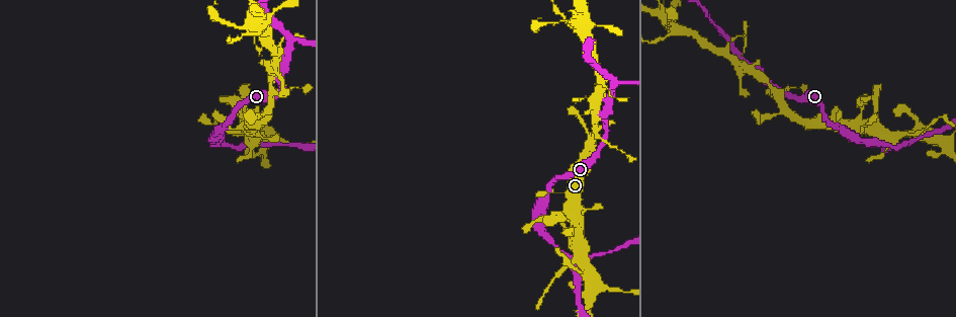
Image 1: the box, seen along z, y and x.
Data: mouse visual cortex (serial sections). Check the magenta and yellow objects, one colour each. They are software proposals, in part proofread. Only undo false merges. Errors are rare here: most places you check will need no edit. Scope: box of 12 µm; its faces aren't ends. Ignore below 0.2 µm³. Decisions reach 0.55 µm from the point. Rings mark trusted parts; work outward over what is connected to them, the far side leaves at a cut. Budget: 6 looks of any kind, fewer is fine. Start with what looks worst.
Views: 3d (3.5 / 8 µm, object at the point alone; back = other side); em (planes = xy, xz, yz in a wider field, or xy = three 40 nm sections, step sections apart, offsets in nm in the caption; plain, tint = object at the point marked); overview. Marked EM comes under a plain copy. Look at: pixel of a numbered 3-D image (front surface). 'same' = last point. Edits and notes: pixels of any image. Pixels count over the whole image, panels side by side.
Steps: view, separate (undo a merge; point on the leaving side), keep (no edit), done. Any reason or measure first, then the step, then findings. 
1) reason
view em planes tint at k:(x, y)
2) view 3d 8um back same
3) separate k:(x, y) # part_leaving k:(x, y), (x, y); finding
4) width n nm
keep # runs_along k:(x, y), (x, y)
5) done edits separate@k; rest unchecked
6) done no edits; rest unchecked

arms part here
view em xy step 2 tint at 1:(907, 144)

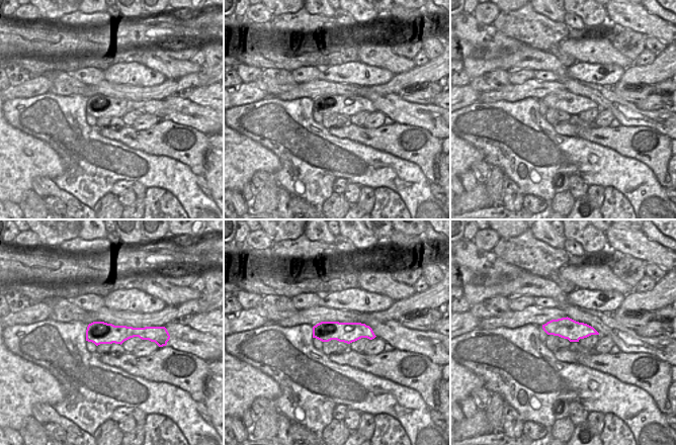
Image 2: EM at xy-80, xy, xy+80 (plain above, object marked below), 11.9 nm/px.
see where the arms go
view 3d 3.5um same

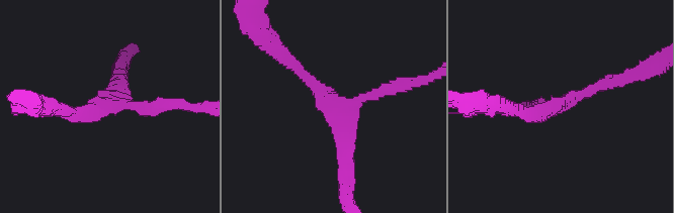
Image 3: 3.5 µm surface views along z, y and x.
arm_widths 200, 200, 200 nm
keep # runs_along 2:(154, 330), (93, 334), (88, 338); continuous, no second cell

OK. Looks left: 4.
abrupt turn
view 3d 3.5um at 1:(288, 38)

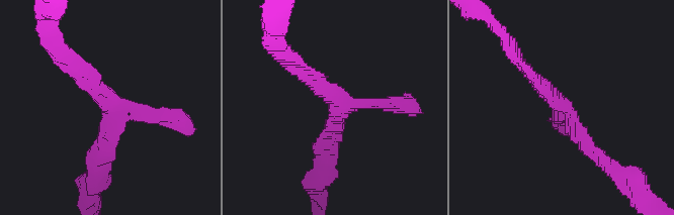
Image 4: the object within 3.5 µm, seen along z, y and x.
view em xy step 3 tint at 4:(112, 108)

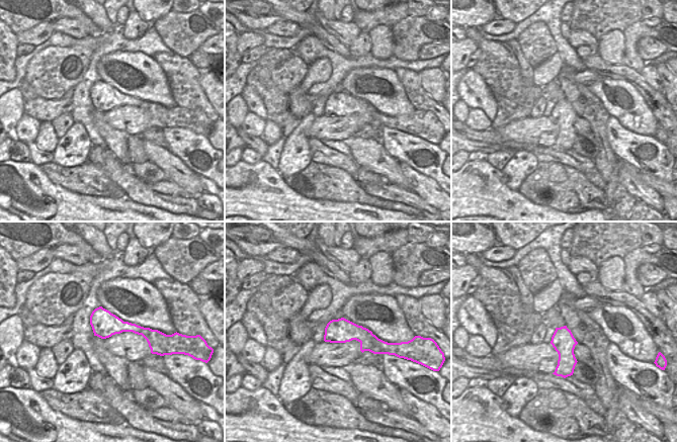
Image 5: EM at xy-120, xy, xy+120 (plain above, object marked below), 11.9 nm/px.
view em planes tint same

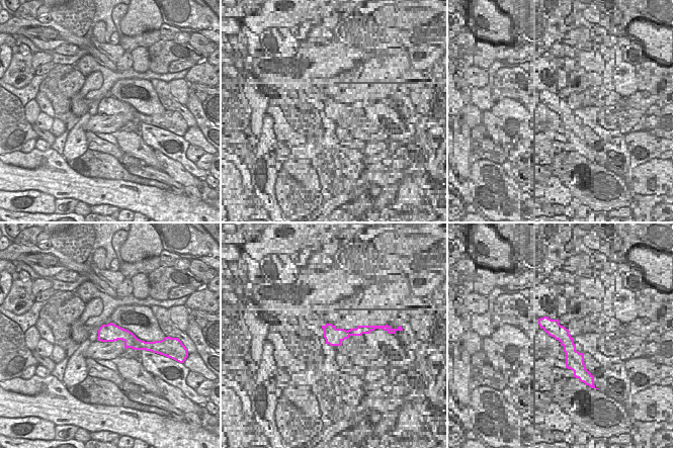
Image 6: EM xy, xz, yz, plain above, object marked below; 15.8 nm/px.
arm_widths 150, 200, 250 nm
keep # all the same cell

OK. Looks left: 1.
done no edits; rest unchecked

